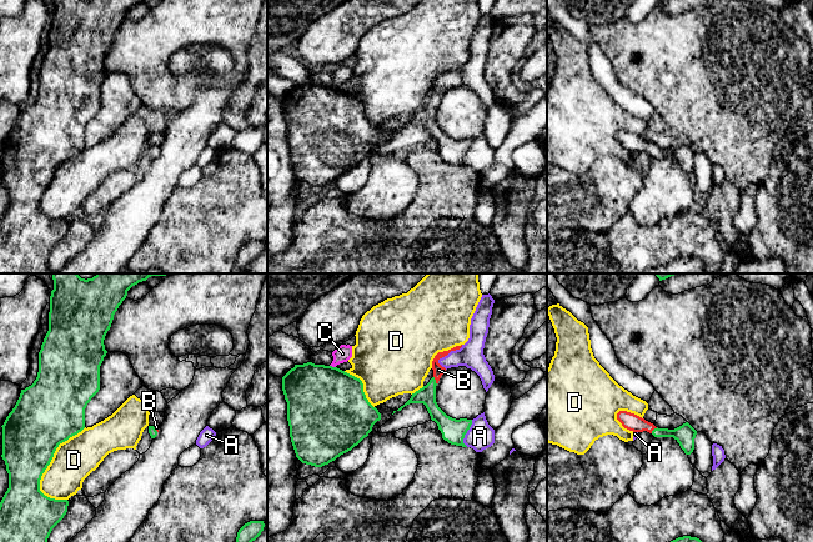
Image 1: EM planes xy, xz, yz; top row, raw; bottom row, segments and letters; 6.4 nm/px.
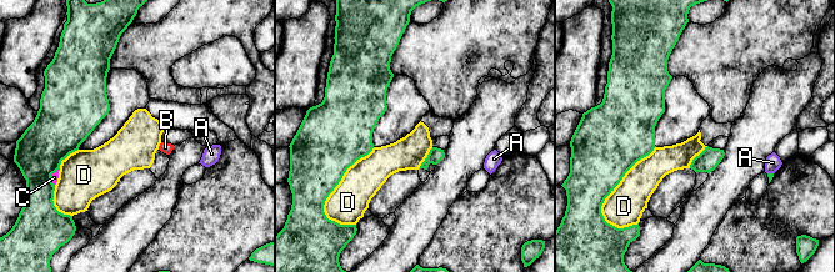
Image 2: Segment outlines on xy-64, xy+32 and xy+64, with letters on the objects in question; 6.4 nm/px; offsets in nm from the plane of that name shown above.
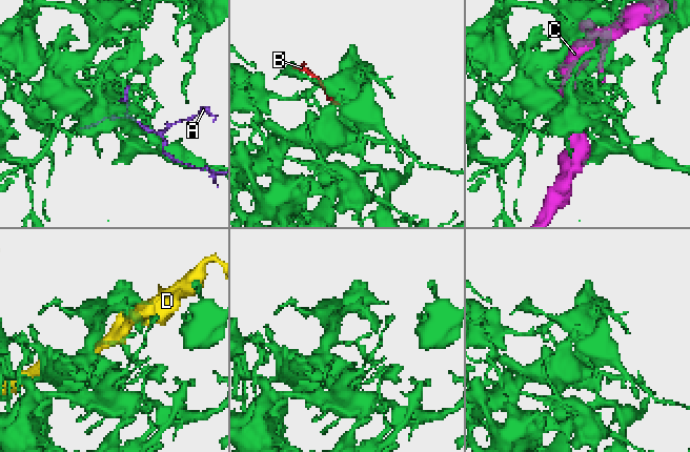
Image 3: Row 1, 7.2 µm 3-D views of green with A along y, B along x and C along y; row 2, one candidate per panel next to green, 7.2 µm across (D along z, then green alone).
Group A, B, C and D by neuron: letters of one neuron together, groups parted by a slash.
A / B / C / D

